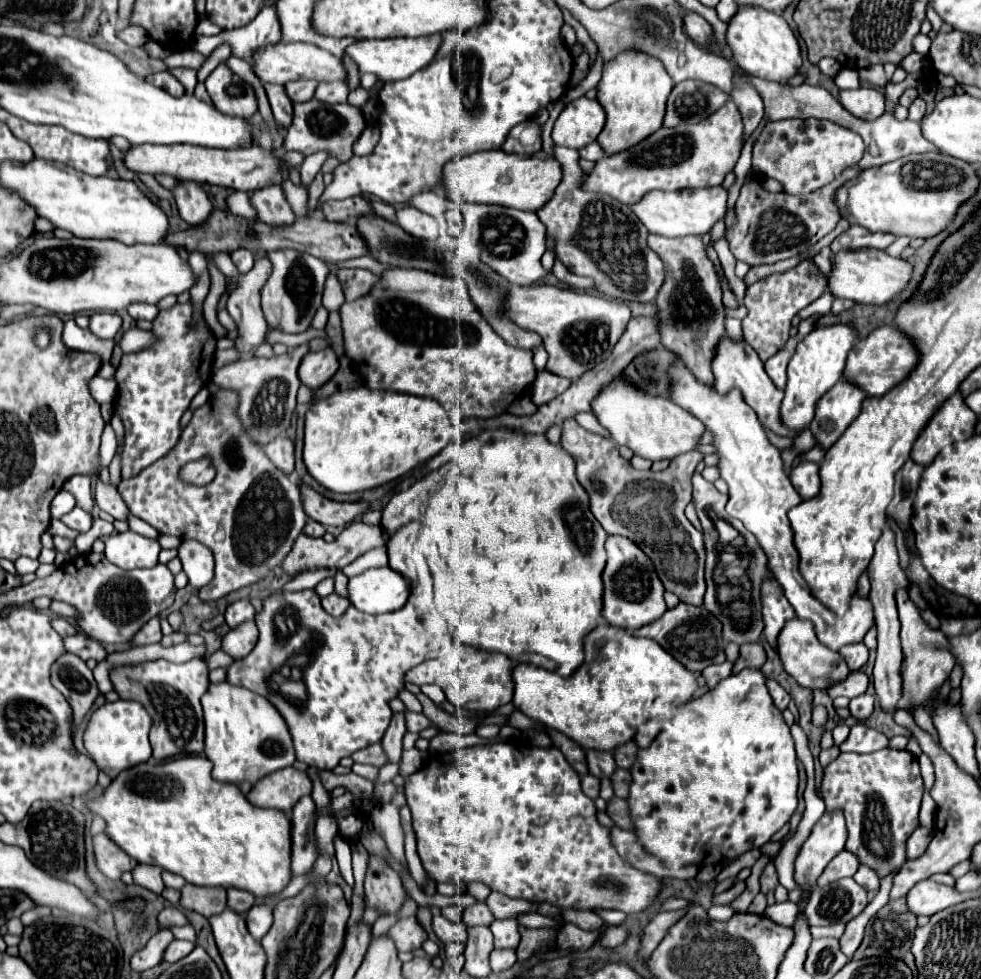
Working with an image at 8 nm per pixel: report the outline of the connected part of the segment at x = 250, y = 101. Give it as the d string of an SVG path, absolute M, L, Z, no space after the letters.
M219 64L205 80L207 92L219 112L225 112L229 116L239 116L249 120L253 114L257 114L257 100L253 88L239 80L227 64Z

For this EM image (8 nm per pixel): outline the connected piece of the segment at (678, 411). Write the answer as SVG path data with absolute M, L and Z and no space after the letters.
M615 378L591 404L597 420L611 432L611 438L619 446L627 446L633 450L635 456L647 458L651 462L659 460L673 460L679 454L697 450L699 440L705 432L705 424L689 414L687 410L679 408L669 398L657 396L643 396L637 388L631 388L627 380Z

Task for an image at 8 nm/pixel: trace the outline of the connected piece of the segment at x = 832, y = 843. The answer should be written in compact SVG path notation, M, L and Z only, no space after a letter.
M825 812L797 854L795 880L799 884L815 884L829 860L845 848L845 840L847 828L843 812Z

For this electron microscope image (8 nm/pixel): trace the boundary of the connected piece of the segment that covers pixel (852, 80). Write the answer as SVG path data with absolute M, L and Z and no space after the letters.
M841 70L835 78L835 84L841 88L841 90L851 90L851 88L859 88L859 74L857 70Z

